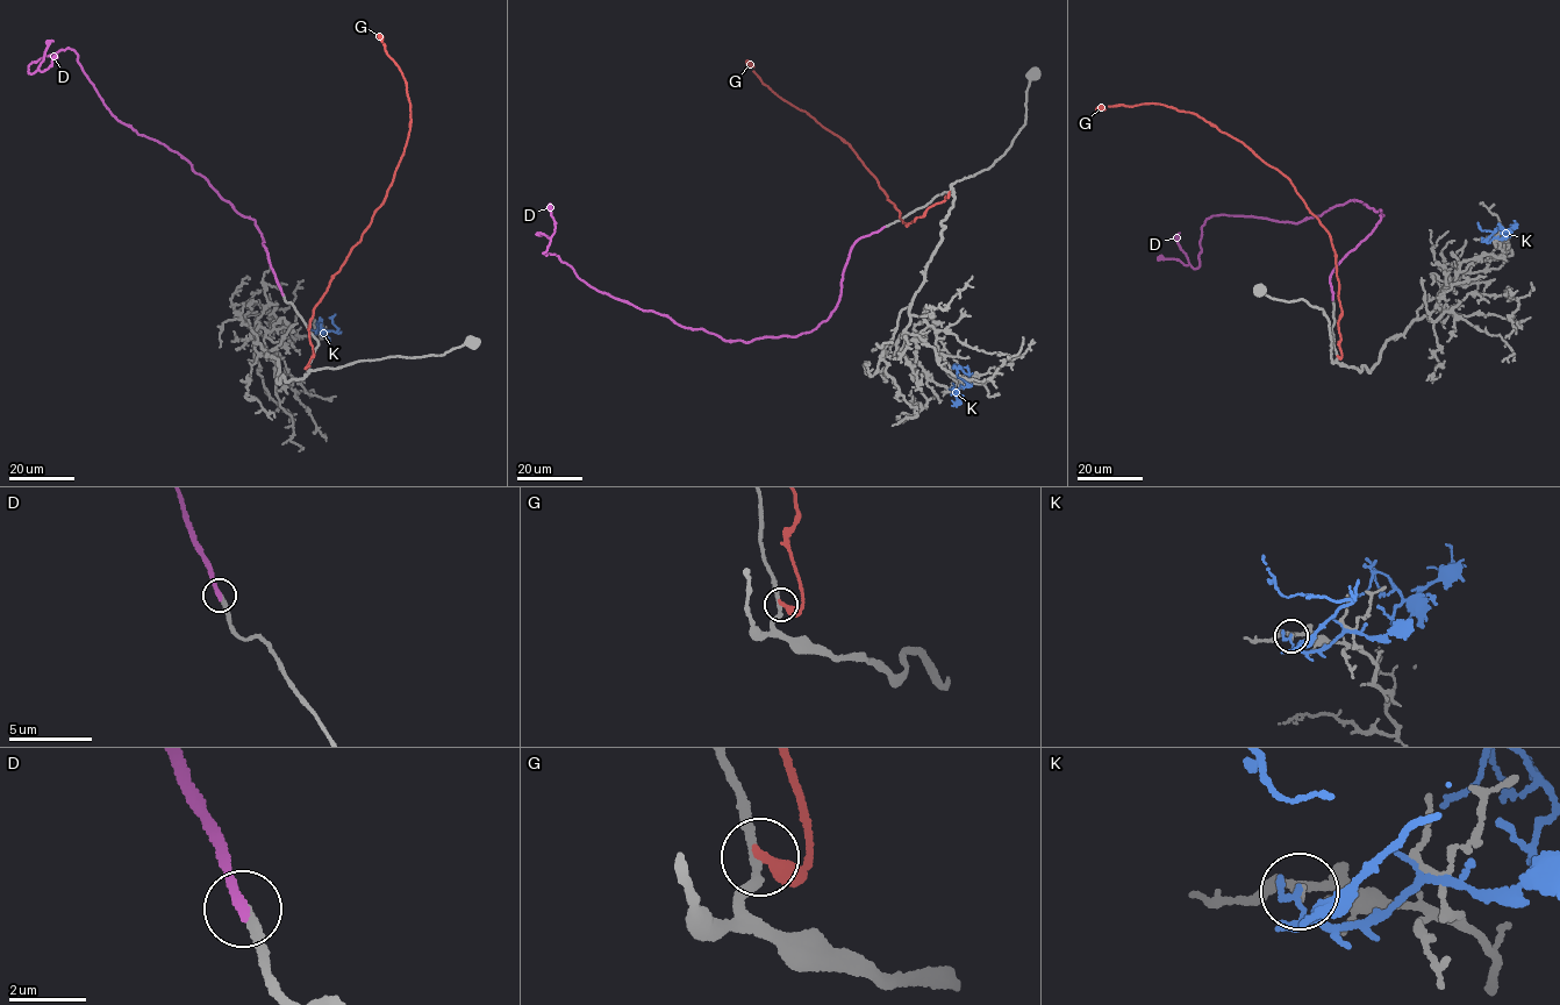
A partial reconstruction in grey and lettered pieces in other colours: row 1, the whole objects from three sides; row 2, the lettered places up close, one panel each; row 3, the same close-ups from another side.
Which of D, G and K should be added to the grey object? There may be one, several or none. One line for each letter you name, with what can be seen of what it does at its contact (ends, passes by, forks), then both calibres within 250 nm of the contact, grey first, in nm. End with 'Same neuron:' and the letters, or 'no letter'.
D: it ends | 240/240 nm
Same neuron: D

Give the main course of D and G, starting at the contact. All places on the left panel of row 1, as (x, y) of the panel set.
D: (283, 294), (255, 221), (179, 154), (116, 120), (73, 50), (44, 56), (28, 72), (55, 58)
G: (308, 366), (314, 306), (384, 200), (409, 134), (405, 80), (379, 36)

